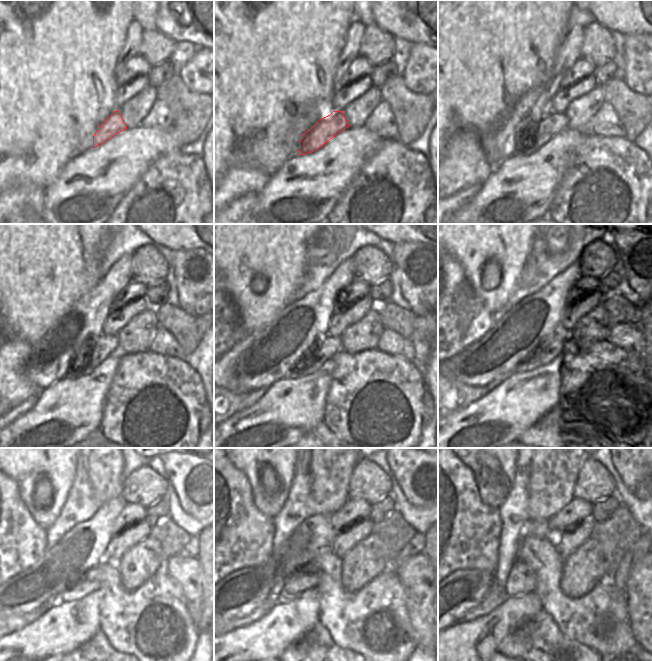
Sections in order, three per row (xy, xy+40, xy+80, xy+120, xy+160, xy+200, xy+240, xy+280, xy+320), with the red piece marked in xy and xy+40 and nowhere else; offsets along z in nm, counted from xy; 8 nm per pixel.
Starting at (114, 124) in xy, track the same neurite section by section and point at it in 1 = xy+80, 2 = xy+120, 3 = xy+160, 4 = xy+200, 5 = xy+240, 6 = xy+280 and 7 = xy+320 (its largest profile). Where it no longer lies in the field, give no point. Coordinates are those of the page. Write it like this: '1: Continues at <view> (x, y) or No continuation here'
1: Continues at xy+80 (529, 140)
2: Continues at xy+120 (90, 355)
3: Continues at xy+160 (324, 349)
4: Continues at xy+200 (545, 353)
5: Continues at xy+240 (90, 582)
6: Continues at xy+280 (306, 578)
7: Continues at xy+320 (521, 579)

